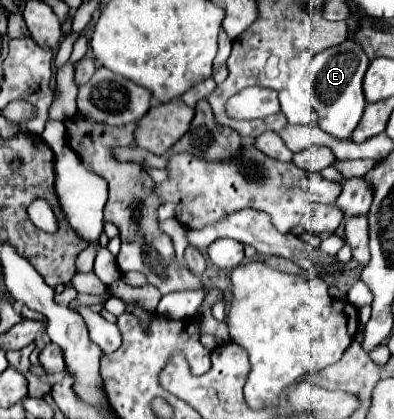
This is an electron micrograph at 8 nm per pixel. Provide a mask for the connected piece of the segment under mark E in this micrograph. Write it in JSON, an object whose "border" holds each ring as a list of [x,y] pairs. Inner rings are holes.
{"border":[[[346,39],[344,43],[328,47],[322,53],[316,53],[312,57],[312,63],[306,69],[306,75],[302,77],[302,91],[304,91],[304,103],[318,113],[320,129],[324,129],[326,133],[334,137],[350,139],[366,107],[362,81],[364,81],[368,65],[370,61],[362,45],[356,43],[354,39]]]}

